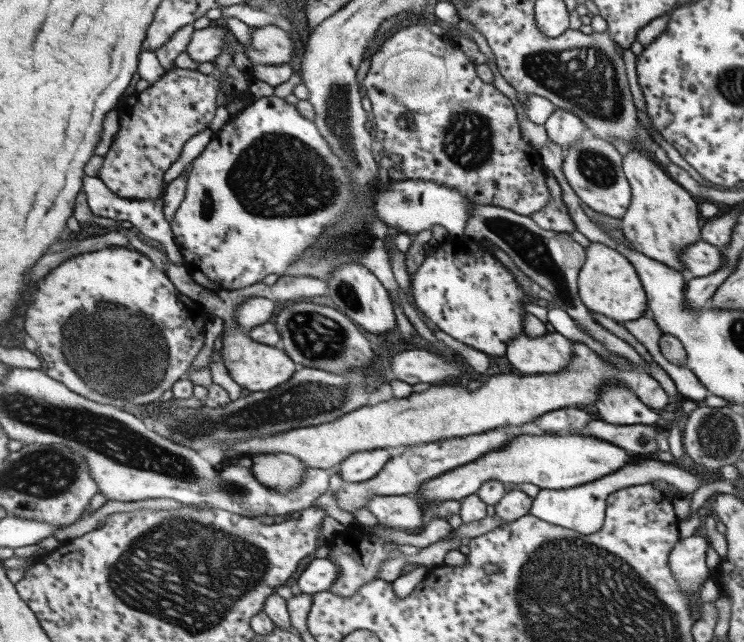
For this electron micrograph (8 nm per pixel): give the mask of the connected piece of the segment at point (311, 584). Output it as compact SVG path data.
M329 557L314 558L299 576L297 584L302 592L317 594L331 591L335 580L341 576L341 569Z

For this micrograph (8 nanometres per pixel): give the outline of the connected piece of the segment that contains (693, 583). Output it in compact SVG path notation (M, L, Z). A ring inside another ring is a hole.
M690 535L673 545L667 557L667 566L683 594L696 596L709 577L705 549L710 546L707 536Z

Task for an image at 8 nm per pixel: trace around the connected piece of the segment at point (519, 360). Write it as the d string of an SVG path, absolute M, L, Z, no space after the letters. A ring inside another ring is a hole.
M554 331L530 337L526 333L511 338L505 359L524 375L567 370L573 360L573 341Z

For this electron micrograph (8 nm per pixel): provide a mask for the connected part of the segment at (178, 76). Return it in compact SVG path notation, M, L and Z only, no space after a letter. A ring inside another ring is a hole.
M173 67L159 82L150 85L144 91L136 91L123 97L118 106L120 129L115 135L111 150L104 156L103 164L97 176L113 193L133 200L157 200L166 192L165 174L181 158L185 144L207 130L219 108L219 78L203 74L197 69Z

